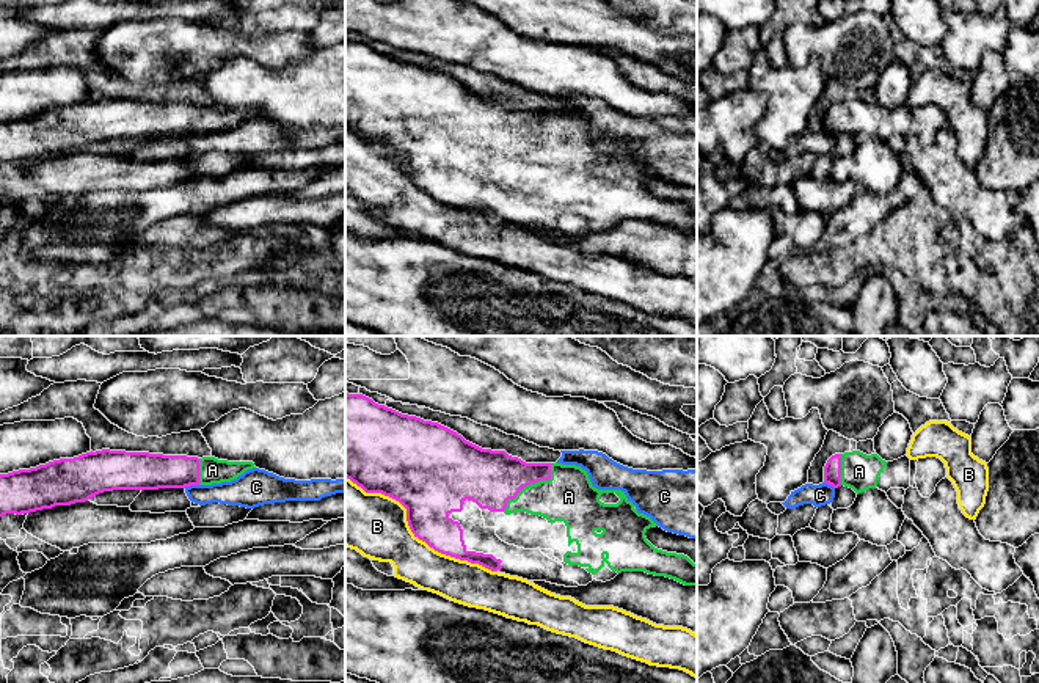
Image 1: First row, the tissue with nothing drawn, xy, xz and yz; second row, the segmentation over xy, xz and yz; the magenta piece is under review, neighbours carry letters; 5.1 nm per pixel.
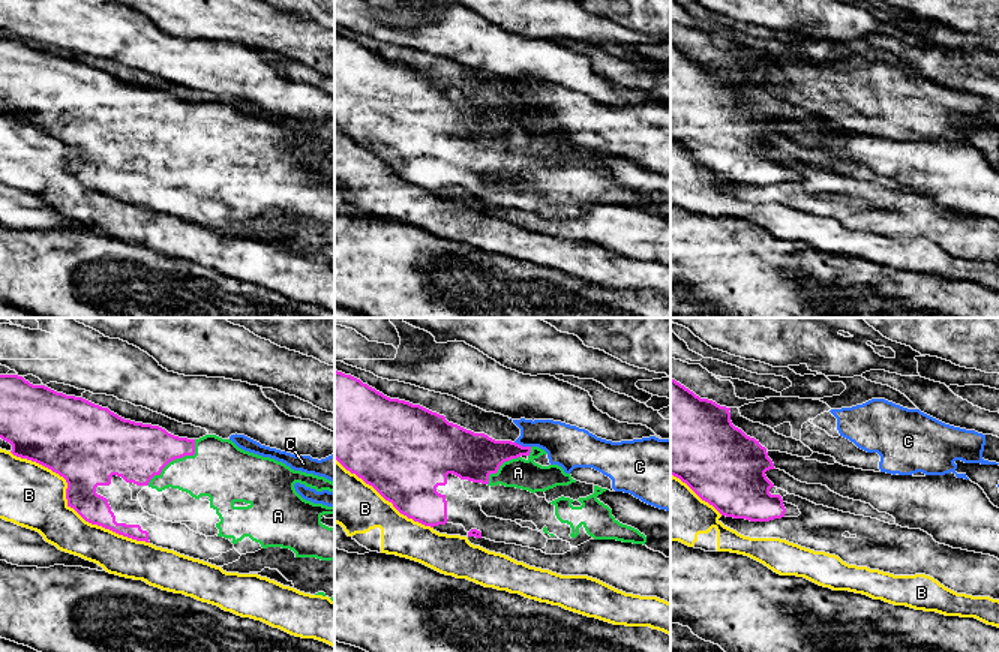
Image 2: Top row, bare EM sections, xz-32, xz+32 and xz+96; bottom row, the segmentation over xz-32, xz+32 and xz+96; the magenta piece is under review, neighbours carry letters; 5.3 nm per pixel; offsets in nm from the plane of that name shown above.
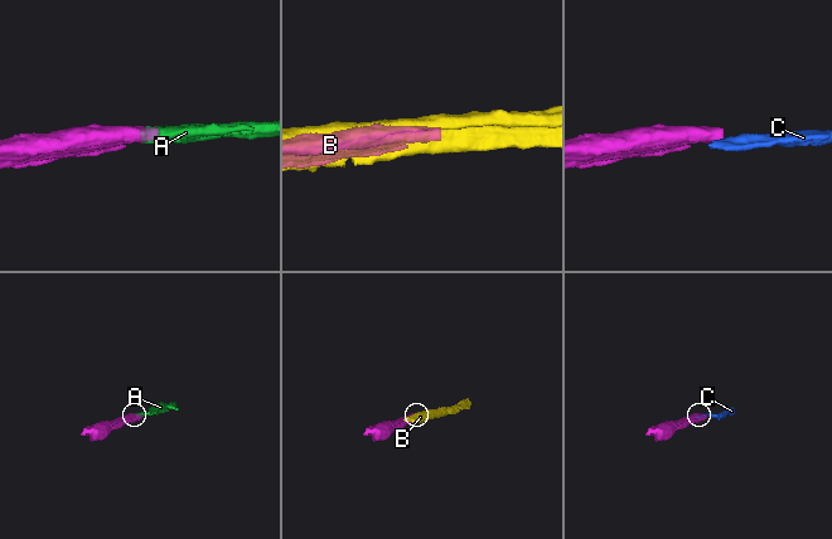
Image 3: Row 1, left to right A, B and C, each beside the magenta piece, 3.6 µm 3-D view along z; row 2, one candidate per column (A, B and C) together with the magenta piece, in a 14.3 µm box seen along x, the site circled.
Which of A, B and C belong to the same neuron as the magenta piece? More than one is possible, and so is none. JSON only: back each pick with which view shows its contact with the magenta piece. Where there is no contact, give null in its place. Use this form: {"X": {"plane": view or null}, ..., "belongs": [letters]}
{"A": {"plane": "xz"}, "belongs": ["A"]}

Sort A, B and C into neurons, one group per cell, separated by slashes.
A / B / C

